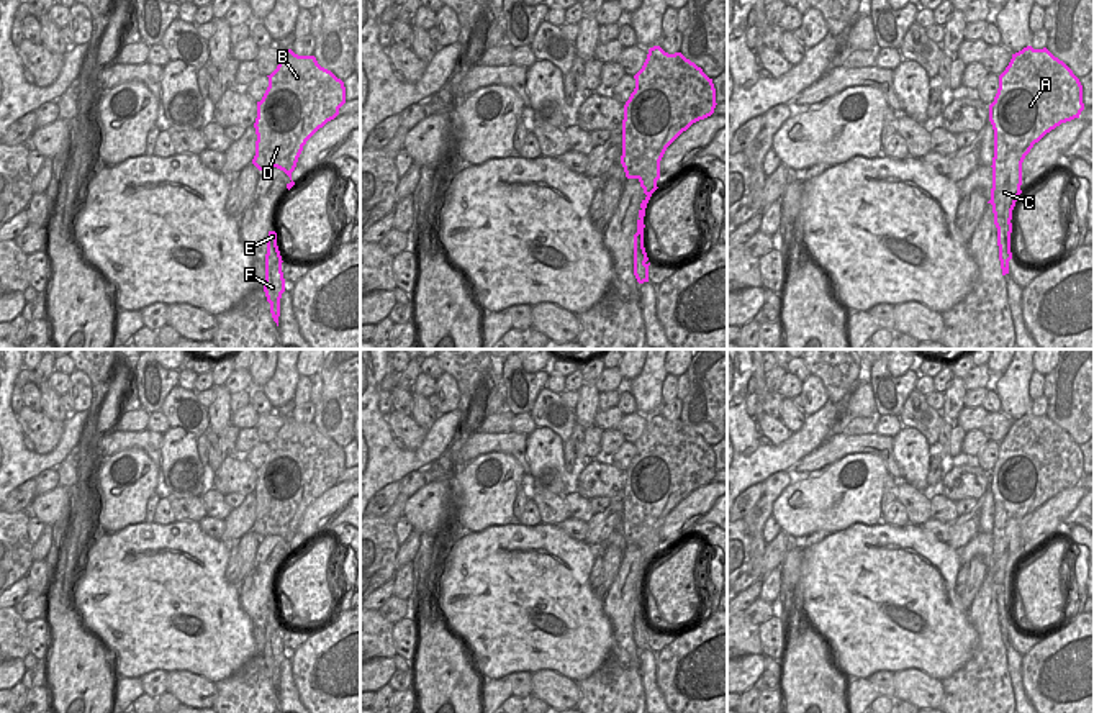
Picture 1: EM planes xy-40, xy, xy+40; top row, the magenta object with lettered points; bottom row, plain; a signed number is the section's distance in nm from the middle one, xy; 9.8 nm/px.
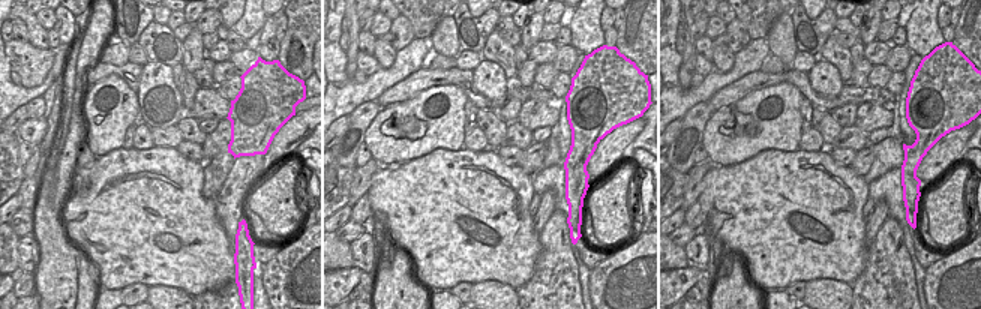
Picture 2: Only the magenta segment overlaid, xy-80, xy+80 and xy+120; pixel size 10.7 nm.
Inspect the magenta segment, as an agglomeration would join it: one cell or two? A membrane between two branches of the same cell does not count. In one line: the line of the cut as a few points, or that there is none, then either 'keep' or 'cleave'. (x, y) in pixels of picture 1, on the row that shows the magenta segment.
cut none; keep

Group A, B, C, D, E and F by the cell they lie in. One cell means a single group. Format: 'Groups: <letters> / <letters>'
Groups: A B C D E F.

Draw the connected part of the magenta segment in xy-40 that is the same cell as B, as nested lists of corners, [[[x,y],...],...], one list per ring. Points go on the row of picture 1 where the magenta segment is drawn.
[[[285,49],[269,87],[257,102],[254,123],[257,141],[252,164],[259,170],[277,167],[290,180],[306,141],[339,115],[346,87],[314,56]]]

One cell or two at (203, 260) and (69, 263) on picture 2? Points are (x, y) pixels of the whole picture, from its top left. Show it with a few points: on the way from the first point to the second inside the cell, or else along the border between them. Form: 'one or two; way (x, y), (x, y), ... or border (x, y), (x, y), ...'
two; border (68, 237), (95, 267), (99, 287)

